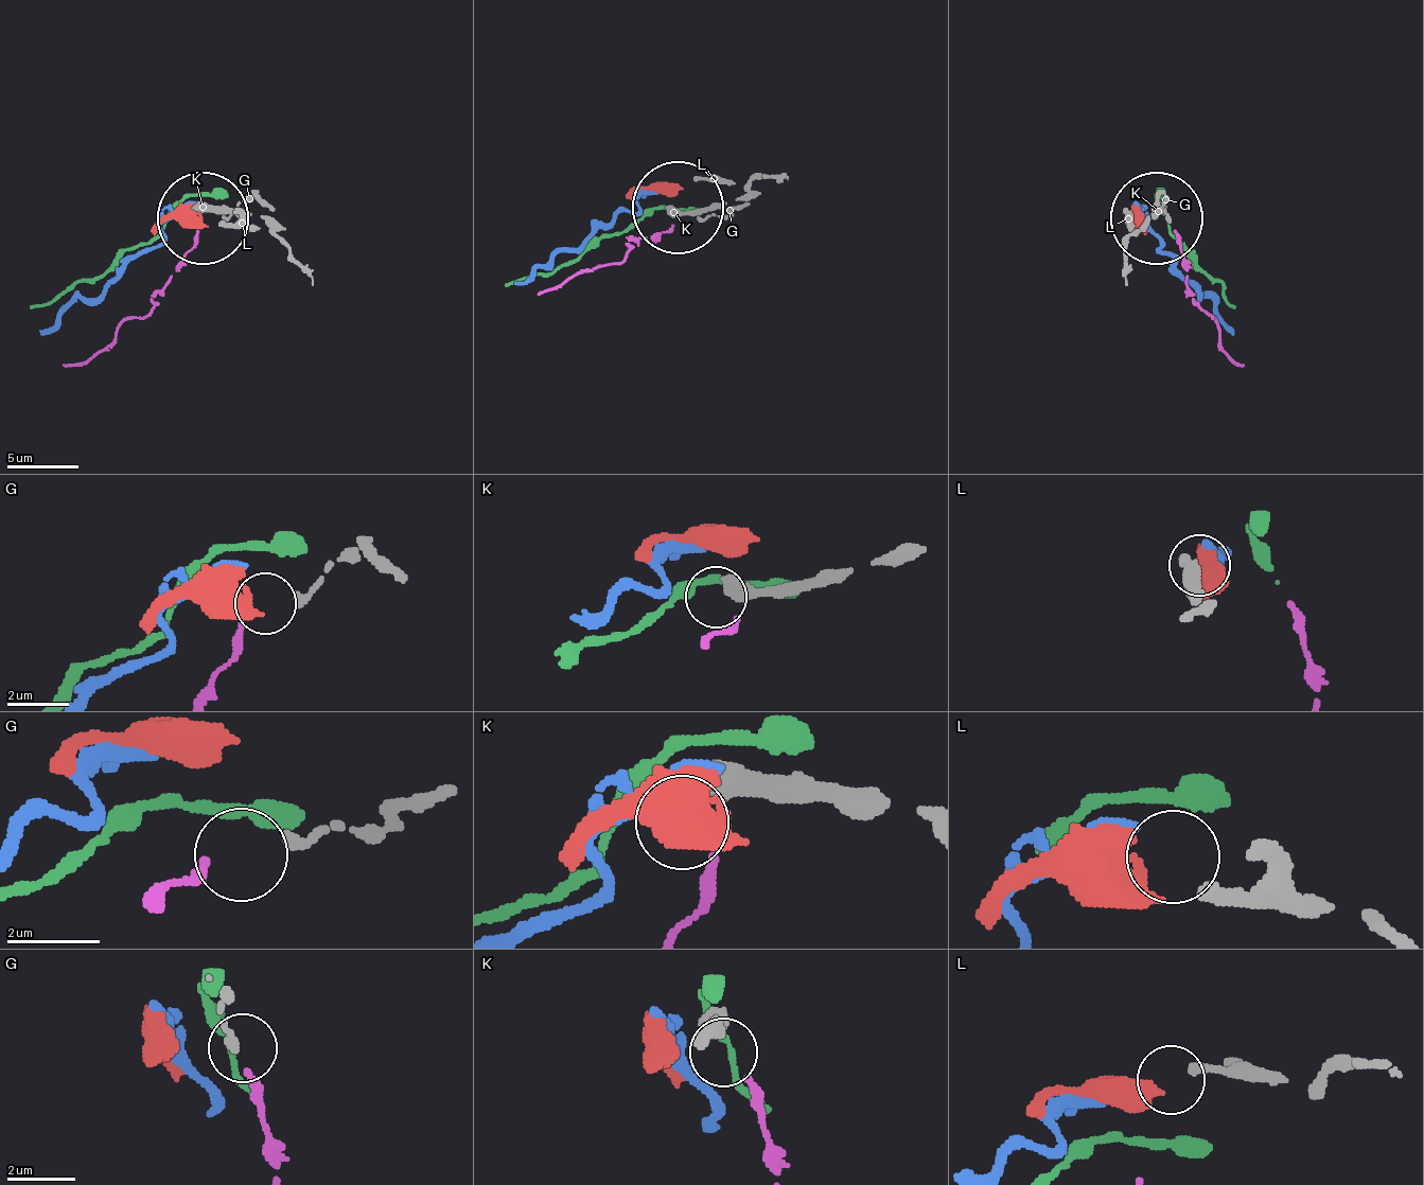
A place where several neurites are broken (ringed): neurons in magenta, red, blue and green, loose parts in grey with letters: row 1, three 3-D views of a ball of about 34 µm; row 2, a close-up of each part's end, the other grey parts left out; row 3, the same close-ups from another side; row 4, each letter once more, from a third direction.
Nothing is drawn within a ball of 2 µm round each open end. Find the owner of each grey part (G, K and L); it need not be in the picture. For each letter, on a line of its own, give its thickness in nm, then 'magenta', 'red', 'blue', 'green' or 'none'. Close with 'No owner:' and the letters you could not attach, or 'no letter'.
G: 280 nm | magenta
K: 550 nm | none
L: 280 nm | red
No owner: K

